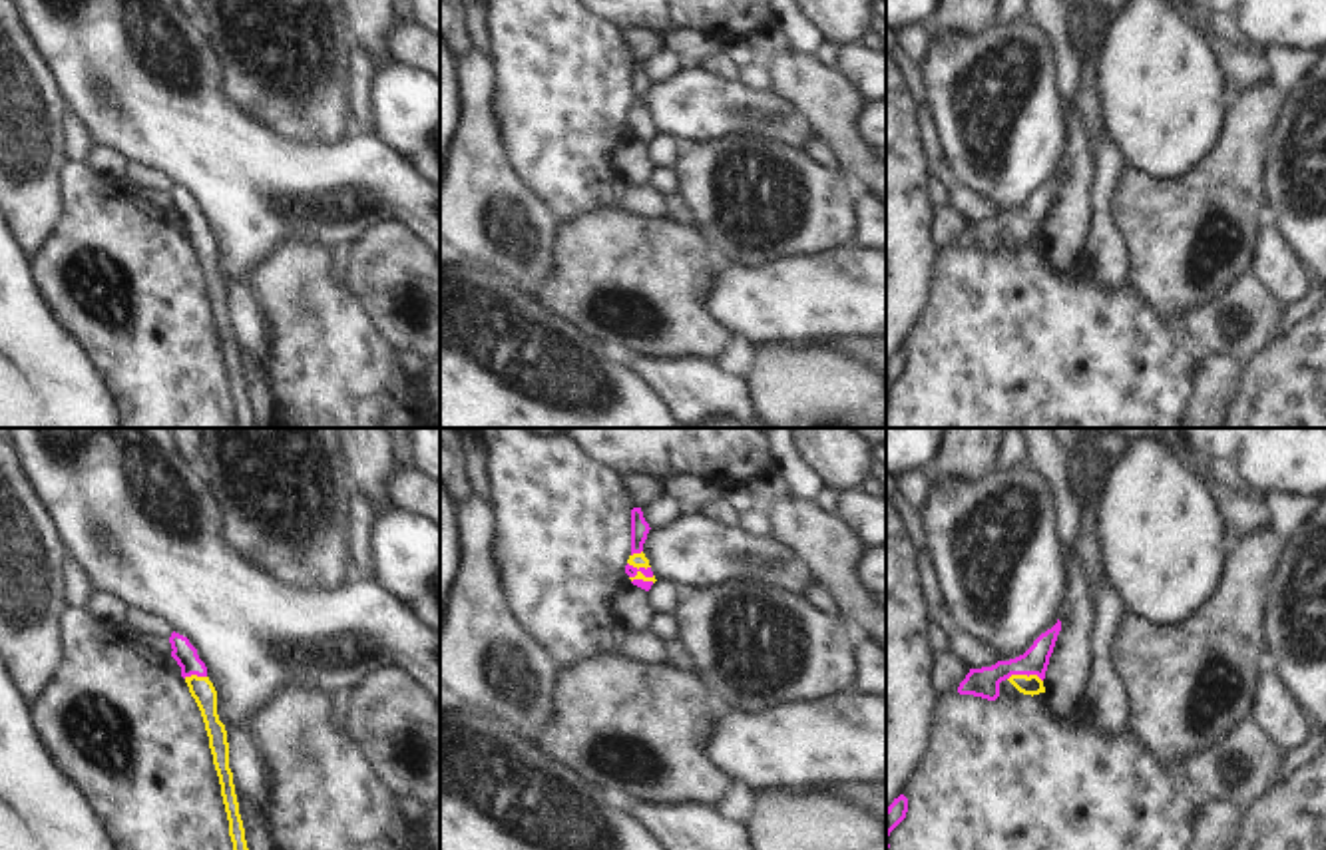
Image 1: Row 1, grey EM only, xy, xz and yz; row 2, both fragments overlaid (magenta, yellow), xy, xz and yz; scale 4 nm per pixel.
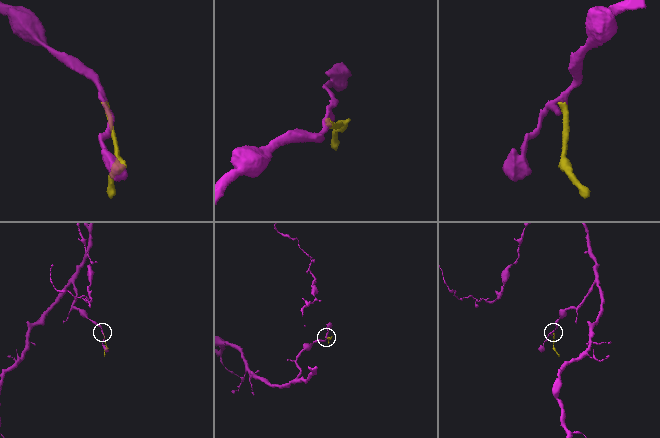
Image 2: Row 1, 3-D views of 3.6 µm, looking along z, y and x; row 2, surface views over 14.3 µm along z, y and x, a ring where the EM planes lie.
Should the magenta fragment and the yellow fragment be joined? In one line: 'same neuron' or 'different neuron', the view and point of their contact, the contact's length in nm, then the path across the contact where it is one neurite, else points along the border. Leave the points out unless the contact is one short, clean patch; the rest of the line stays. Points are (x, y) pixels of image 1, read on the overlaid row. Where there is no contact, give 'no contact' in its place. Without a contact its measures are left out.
same neuron; contact yz (1026, 673); length 140 nm; way yz (984, 681), (996, 673), (1026, 673), (1032, 685)

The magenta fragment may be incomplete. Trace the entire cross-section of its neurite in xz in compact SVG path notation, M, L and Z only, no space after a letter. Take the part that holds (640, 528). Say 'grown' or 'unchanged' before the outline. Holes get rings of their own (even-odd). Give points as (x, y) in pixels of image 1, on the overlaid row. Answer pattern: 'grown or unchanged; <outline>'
grown; M641 508L631 510L631 555L625 565L625 573L629 575L631 583L649 591L651 585L657 581L649 559L643 553L643 543L649 533L649 524L643 518Z

